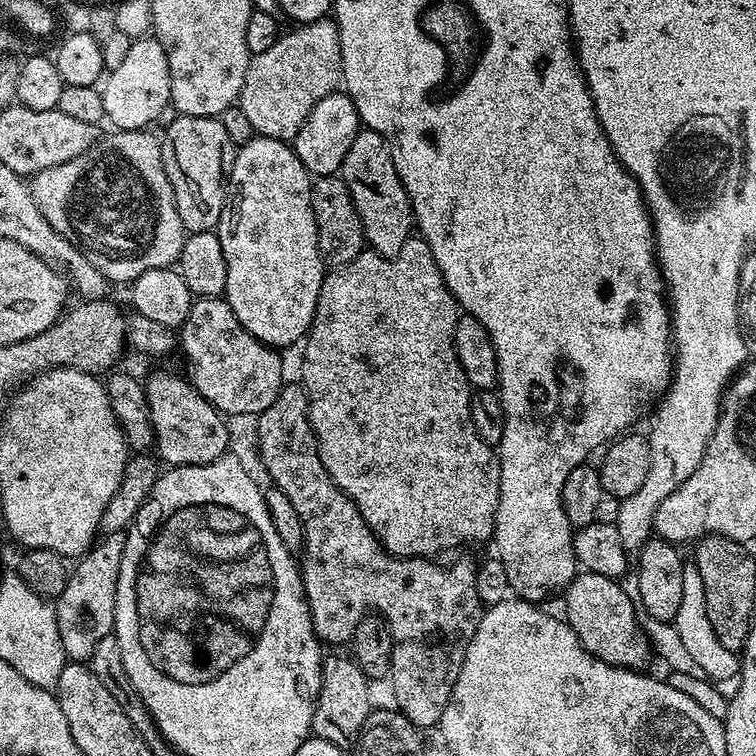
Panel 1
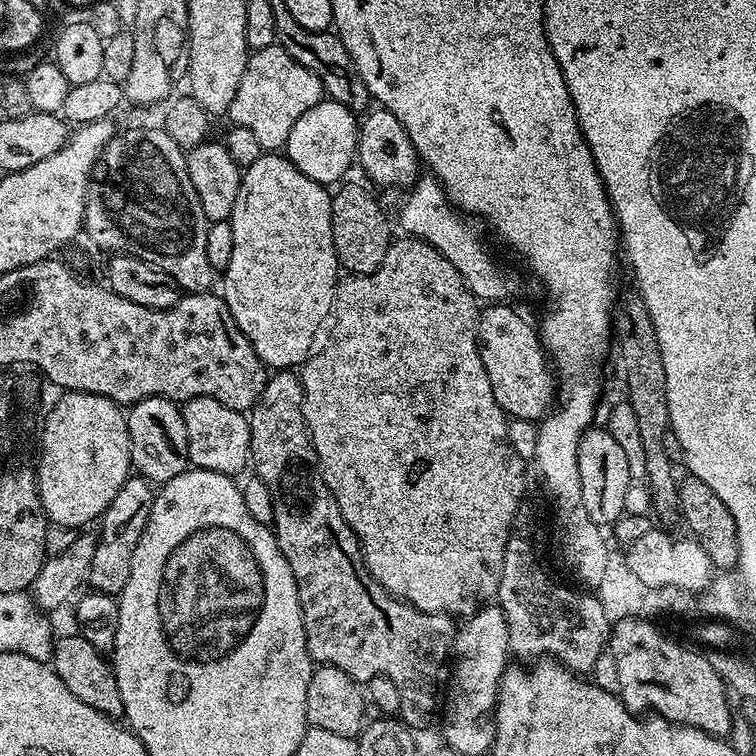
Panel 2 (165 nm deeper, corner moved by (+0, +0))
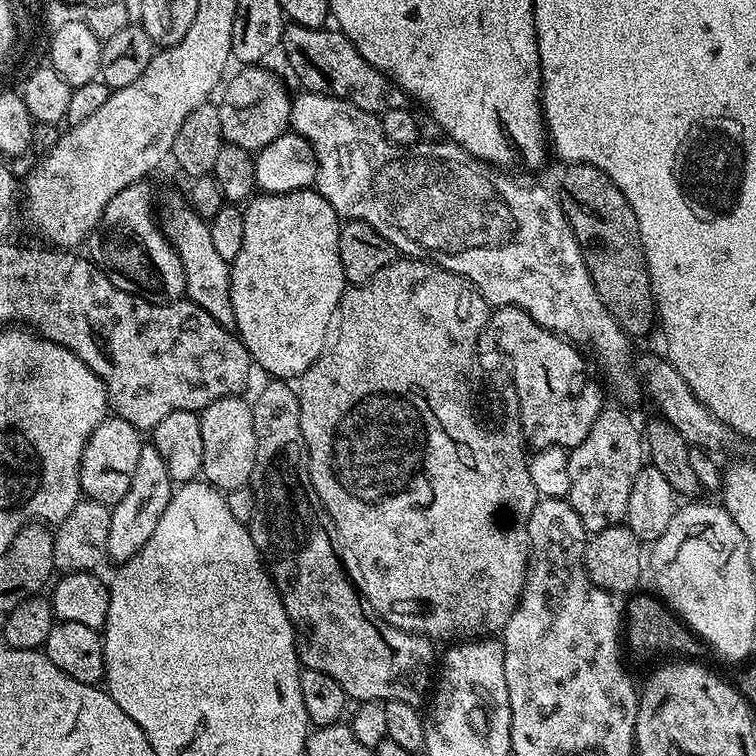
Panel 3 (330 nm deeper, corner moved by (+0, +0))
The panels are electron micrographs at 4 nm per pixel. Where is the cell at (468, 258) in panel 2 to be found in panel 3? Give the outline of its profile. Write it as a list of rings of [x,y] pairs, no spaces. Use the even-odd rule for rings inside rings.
[[[300,90],[297,93],[292,96],[292,122],[290,128],[297,136],[306,138],[310,142],[310,146],[316,155],[316,182],[314,187],[317,192],[322,194],[322,198],[326,198],[326,202],[330,202],[330,206],[334,206],[337,216],[345,221],[361,220],[370,226],[374,226],[374,230],[378,230],[378,234],[382,234],[382,238],[386,238],[395,246],[397,253],[403,254],[405,257],[429,261],[440,268],[445,268],[462,278],[466,278],[476,287],[478,294],[482,294],[482,298],[489,306],[495,306],[496,308],[505,308],[506,306],[521,308],[526,310],[526,314],[530,314],[530,318],[534,318],[541,326],[548,328],[558,336],[564,337],[565,340],[571,340],[577,346],[592,344],[597,358],[600,359],[601,366],[604,367],[605,374],[608,375],[609,382],[616,387],[617,394],[624,400],[636,400],[640,396],[640,391],[644,388],[645,394],[652,396],[653,402],[656,403],[656,408],[660,411],[657,413],[663,419],[670,421],[678,430],[678,434],[682,434],[682,438],[686,438],[686,442],[691,447],[702,448],[709,454],[735,450],[736,443],[738,443],[736,431],[730,426],[726,426],[726,422],[722,422],[706,406],[702,406],[702,402],[698,402],[698,398],[694,398],[690,386],[686,386],[686,378],[682,378],[682,374],[678,374],[678,370],[674,370],[674,366],[668,359],[660,357],[659,360],[656,356],[635,356],[632,353],[633,341],[628,333],[621,330],[620,323],[608,313],[602,298],[598,298],[596,287],[590,278],[588,267],[584,261],[584,255],[574,238],[574,230],[570,226],[566,214],[560,209],[559,199],[553,193],[551,196],[542,185],[531,184],[530,181],[523,180],[520,176],[512,176],[516,174],[511,171],[494,164],[483,163],[476,156],[471,156],[469,152],[462,150],[458,145],[451,142],[443,142],[444,144],[417,142],[407,146],[395,144],[386,138],[386,134],[380,125],[380,116],[377,113],[358,110],[358,106],[354,106],[342,98],[334,98],[333,96],[307,90]]]

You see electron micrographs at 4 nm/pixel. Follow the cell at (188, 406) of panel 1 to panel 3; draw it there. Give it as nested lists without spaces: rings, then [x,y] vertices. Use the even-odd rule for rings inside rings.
[[[243,395],[218,398],[200,411],[202,426],[202,476],[213,488],[227,494],[230,490],[249,487],[256,461],[254,414],[251,403]]]

